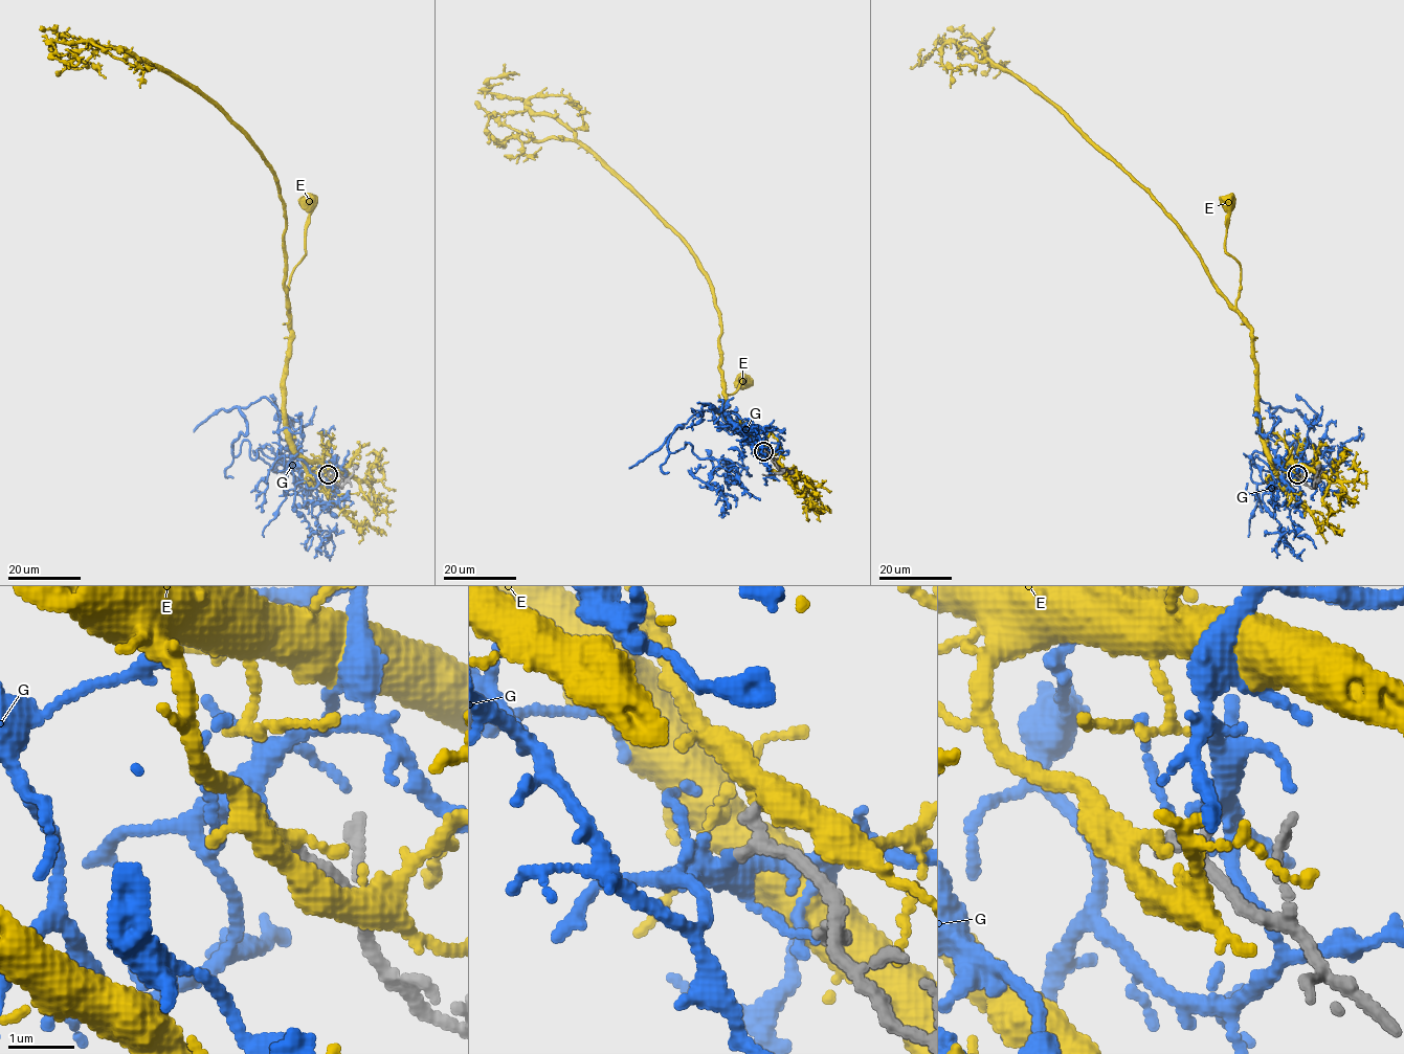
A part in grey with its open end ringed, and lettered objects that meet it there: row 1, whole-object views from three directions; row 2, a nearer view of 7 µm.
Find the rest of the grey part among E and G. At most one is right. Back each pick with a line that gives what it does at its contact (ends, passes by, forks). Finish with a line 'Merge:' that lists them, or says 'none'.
G: it passes by
Merge: G

